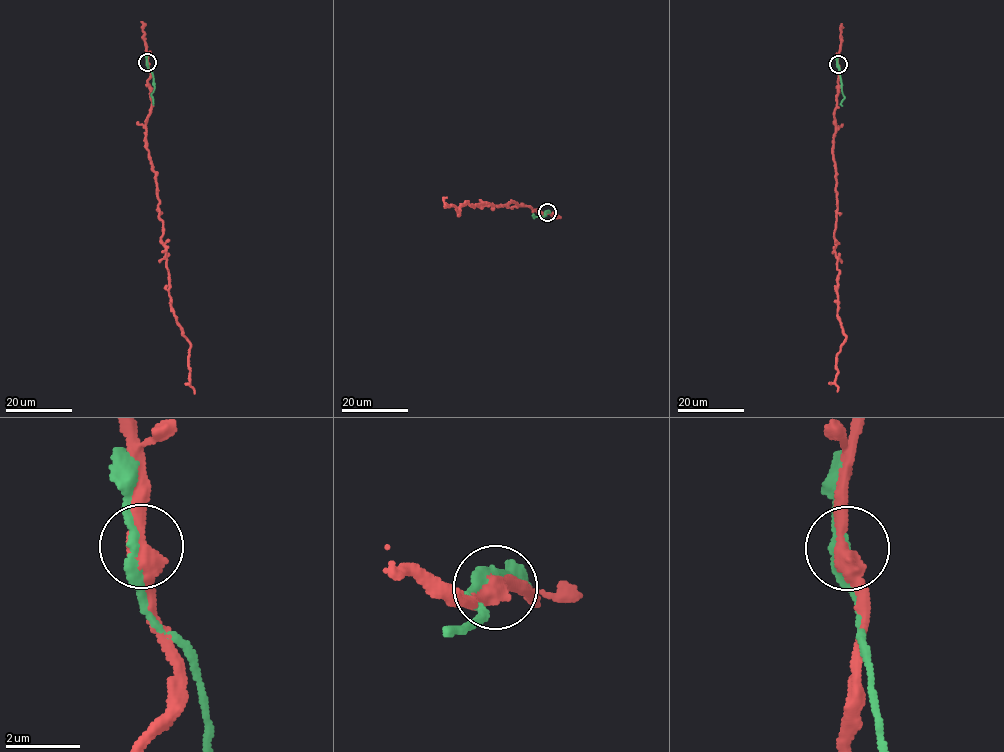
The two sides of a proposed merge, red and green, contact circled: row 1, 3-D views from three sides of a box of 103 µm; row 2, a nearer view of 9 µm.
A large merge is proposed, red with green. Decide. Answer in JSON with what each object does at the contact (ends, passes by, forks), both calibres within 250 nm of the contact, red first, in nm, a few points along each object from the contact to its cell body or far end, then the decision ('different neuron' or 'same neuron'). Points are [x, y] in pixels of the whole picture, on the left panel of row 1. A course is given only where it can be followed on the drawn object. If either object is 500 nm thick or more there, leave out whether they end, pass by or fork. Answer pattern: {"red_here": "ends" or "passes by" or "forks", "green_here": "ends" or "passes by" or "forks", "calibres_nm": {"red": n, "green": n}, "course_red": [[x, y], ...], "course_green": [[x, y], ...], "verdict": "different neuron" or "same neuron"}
{"red_here": "passes by", "green_here": "passes by", "calibres_nm": {"red": 400, "green": 240}, "course_red": [[147, 62], [151, 105], [146, 123], [146, 146], [155, 173], [171, 310], [190, 347], [189, 384], [194, 394]], "course_green": [[147, 62], [153, 75], [153, 105]], "verdict": "different neuron"}

